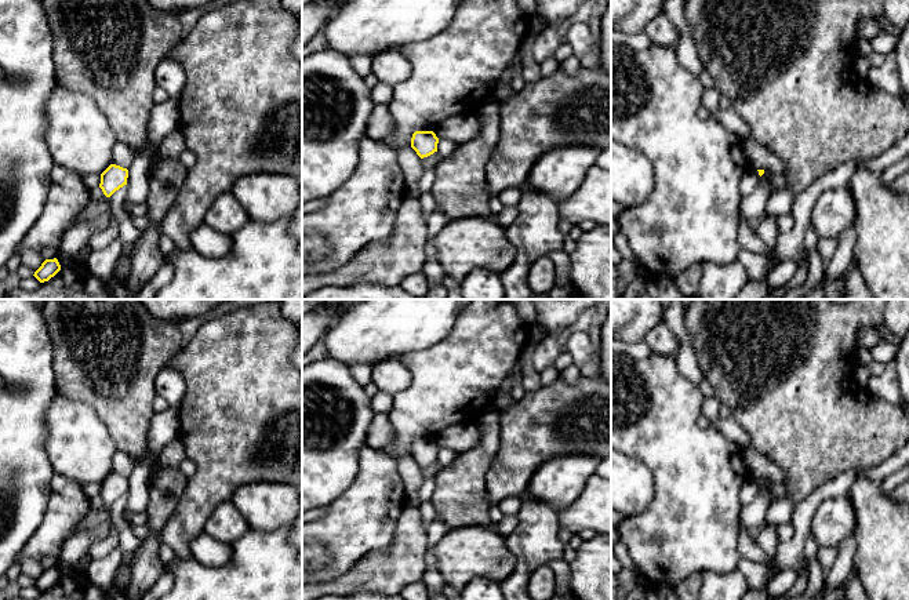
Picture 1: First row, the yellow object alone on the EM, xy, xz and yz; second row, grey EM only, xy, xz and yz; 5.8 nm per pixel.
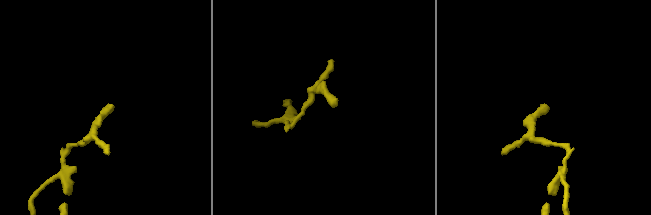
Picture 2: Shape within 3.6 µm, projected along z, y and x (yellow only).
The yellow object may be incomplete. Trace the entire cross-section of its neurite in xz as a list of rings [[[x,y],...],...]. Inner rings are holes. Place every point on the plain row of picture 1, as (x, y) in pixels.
[[[415,440],[411,447],[411,457],[423,468],[437,461],[439,447],[433,440]]]

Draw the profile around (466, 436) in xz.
[[[477,423],[450,426],[433,437],[439,448],[454,450],[458,454],[475,448],[480,441]]]

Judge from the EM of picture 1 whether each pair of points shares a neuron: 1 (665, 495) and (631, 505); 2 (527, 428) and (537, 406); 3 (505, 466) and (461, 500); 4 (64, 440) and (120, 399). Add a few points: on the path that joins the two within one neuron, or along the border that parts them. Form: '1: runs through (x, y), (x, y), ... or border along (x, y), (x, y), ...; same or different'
1: border along (648, 468), (654, 498), (640, 512), (625, 516); different
2: runs through (533, 422), (537, 418), (537, 411); same
3: border along (498, 450), (486, 476), (486, 494), (490, 505); different
4: border along (69, 397), (87, 403), (105, 425), (115, 443); different

